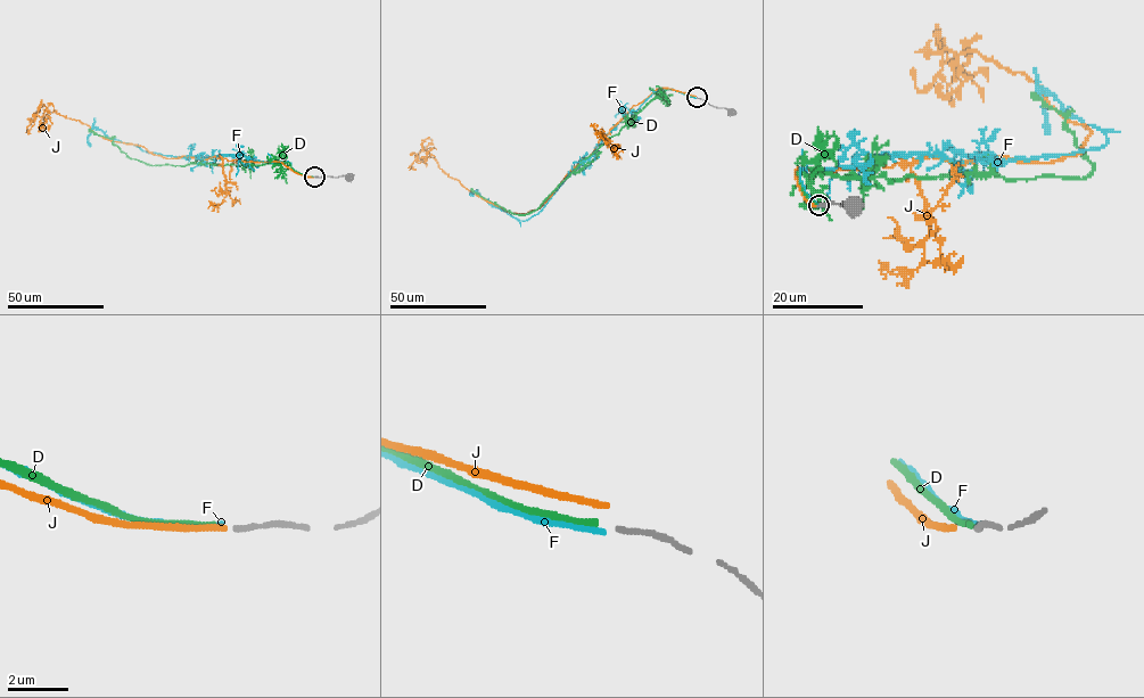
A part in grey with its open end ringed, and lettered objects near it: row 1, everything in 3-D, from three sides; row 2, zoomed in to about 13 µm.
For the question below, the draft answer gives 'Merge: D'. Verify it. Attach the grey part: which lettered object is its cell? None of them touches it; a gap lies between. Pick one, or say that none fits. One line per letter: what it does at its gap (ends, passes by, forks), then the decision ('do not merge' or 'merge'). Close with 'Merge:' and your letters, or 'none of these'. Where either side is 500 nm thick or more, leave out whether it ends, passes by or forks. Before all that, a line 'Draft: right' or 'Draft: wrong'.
Draft: wrong
D: it ends; do not merge
F: it ends; do not merge
J: it ends; do not merge
Merge: none of these

